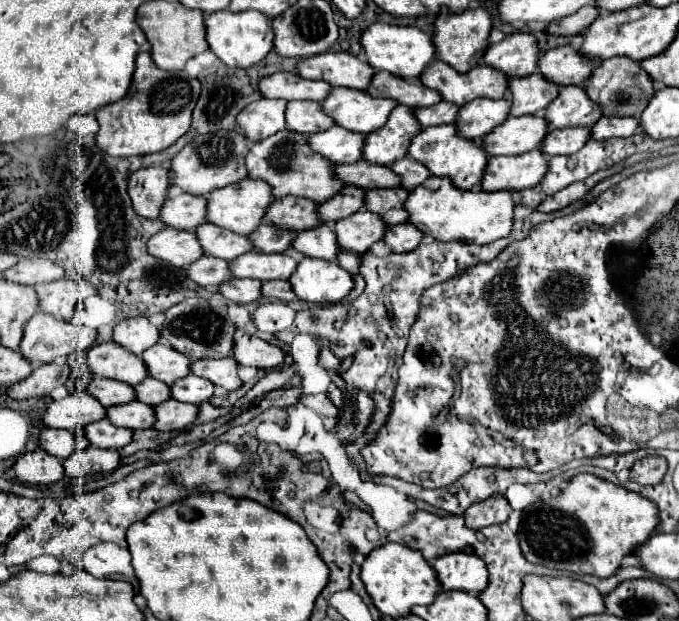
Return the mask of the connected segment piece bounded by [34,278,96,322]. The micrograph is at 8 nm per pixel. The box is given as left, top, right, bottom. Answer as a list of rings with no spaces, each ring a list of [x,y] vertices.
[[[60,278],[56,282],[34,286],[40,302],[40,310],[52,314],[60,320],[72,320],[74,308],[80,300],[96,294],[96,288],[86,282],[74,282],[68,278]]]

